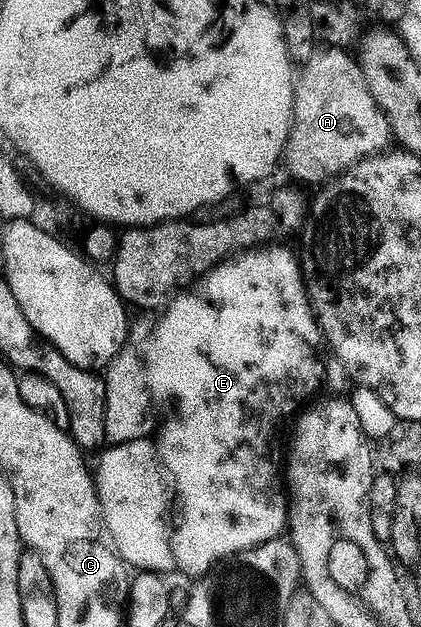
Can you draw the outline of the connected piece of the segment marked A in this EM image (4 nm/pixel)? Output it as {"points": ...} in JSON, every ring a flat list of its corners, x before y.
{"points":[[323,46,297,72,294,121,286,144,284,167,302,183,329,184,357,163,391,150,388,117,376,103,359,60,350,54,340,47]]}

